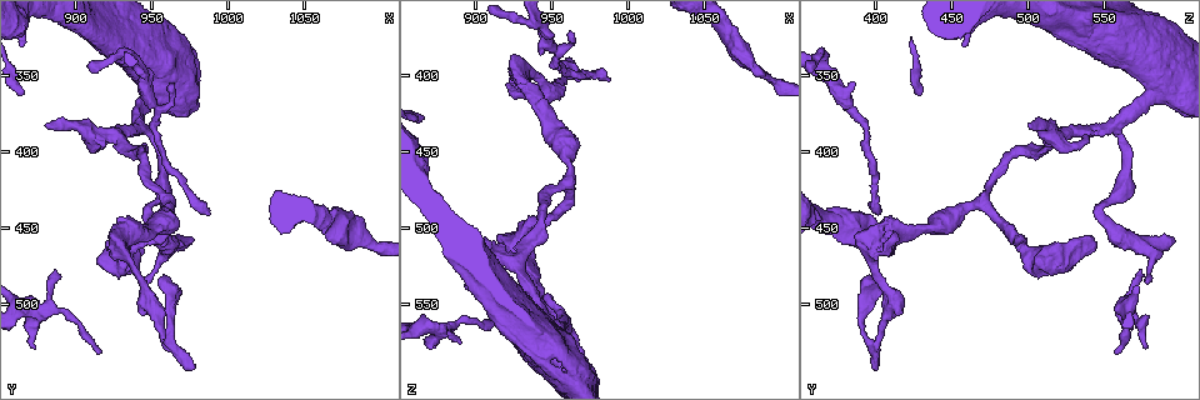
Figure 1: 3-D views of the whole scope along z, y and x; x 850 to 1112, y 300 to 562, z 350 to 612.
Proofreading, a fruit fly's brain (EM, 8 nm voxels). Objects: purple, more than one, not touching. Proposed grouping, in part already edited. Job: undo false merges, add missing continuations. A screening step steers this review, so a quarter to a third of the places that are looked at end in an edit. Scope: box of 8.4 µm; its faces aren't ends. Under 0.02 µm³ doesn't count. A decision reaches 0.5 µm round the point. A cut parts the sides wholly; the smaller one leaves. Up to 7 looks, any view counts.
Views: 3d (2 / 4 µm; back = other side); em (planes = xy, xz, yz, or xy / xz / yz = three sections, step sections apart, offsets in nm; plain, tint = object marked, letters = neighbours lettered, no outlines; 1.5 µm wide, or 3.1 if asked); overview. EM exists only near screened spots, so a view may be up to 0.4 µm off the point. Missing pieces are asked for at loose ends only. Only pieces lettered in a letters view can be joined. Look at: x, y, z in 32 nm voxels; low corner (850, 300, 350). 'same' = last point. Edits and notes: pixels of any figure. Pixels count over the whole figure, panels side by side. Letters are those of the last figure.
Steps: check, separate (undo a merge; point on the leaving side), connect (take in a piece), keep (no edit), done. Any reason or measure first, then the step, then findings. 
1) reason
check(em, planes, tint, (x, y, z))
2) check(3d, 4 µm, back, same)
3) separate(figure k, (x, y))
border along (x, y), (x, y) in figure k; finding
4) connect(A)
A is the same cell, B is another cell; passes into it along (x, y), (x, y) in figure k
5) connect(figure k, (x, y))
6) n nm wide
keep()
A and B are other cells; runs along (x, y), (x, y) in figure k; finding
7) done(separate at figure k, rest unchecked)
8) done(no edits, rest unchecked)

thin end
check(em, planes, tint, (988, 440, 402))

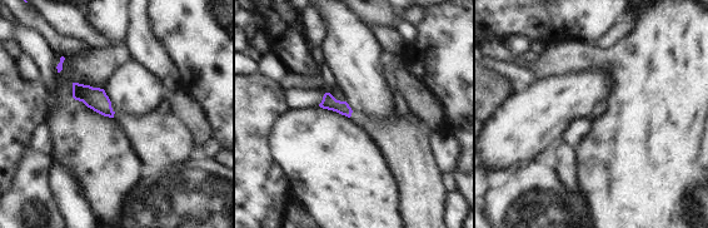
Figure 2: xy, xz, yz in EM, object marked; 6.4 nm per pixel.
check(em, planes, letters, same)

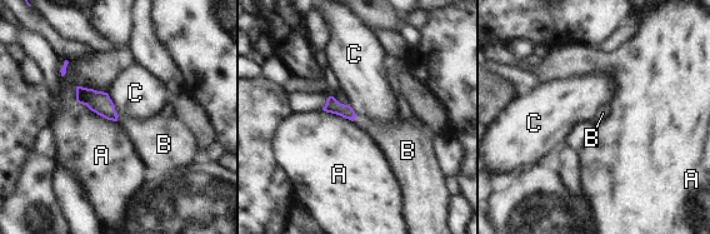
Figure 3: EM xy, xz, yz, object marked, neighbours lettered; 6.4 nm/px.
connect(B)
B is the same cell, A and C are other cells; passes into it along (98, 101), (118, 116), (150, 138) in figure 3; the neuron continues

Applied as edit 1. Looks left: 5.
check(overview)

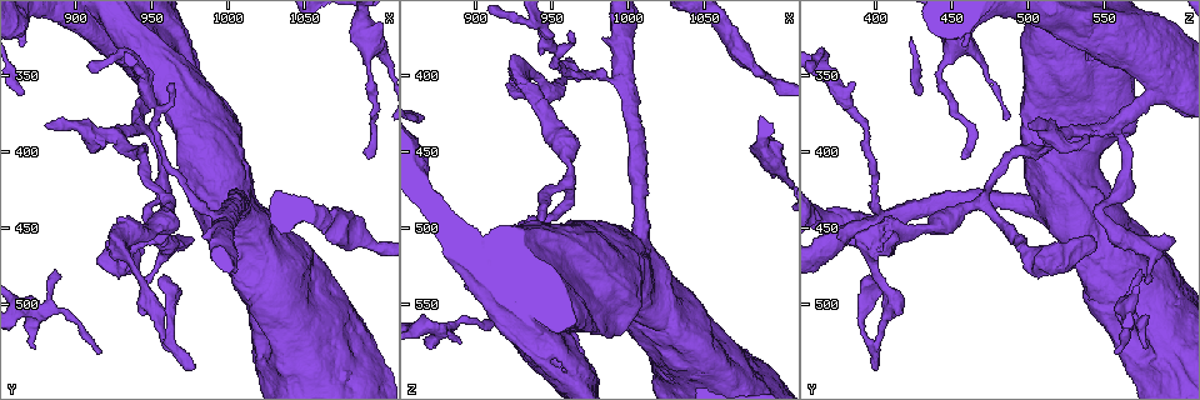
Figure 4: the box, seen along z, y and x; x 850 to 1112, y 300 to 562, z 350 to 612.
sudden change in width
check(3d, 4 µm, (952, 372, 386))

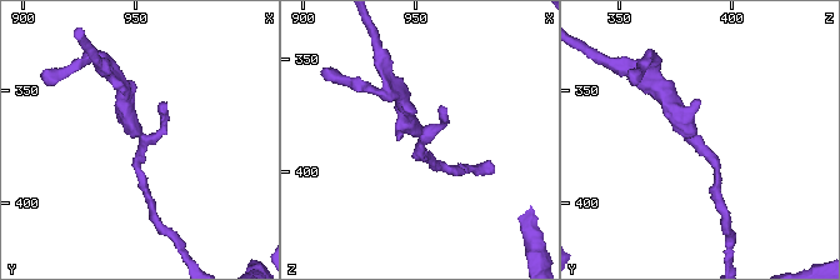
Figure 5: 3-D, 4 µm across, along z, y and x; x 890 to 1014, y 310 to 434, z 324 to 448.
check(em, planes, letters, (954, 372, 383))

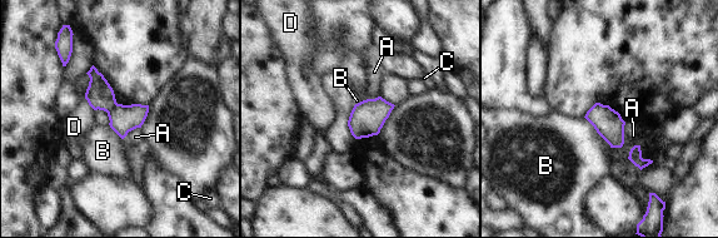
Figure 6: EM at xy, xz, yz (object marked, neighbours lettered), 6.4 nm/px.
separate(figure 6, (99, 94))
A, B, C and D are other cells; border along (116, 103), (108, 113) in figure 6; a second neuron is stuck on

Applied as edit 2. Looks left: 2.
done(connect at figure 3, separate at figure 6, rest unchecked)

